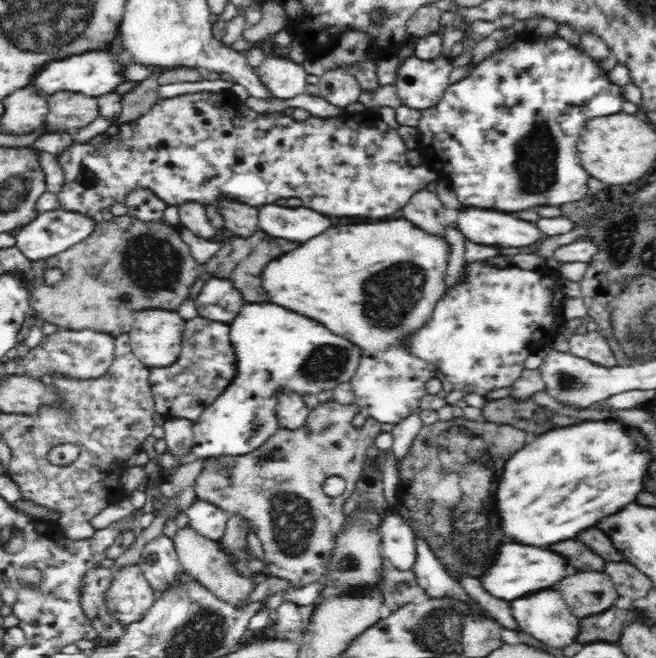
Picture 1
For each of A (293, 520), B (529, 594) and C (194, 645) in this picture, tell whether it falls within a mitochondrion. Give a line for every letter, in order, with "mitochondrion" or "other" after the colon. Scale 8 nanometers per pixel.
A: mitochondrion
B: other
C: mitochondrion

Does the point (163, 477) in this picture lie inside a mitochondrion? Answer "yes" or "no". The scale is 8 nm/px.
no

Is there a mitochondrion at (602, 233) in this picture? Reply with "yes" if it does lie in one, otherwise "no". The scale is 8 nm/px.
yes

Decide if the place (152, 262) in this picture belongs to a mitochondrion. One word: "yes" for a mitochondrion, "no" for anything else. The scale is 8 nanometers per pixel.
yes

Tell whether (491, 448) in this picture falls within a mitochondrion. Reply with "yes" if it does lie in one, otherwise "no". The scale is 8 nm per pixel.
yes

